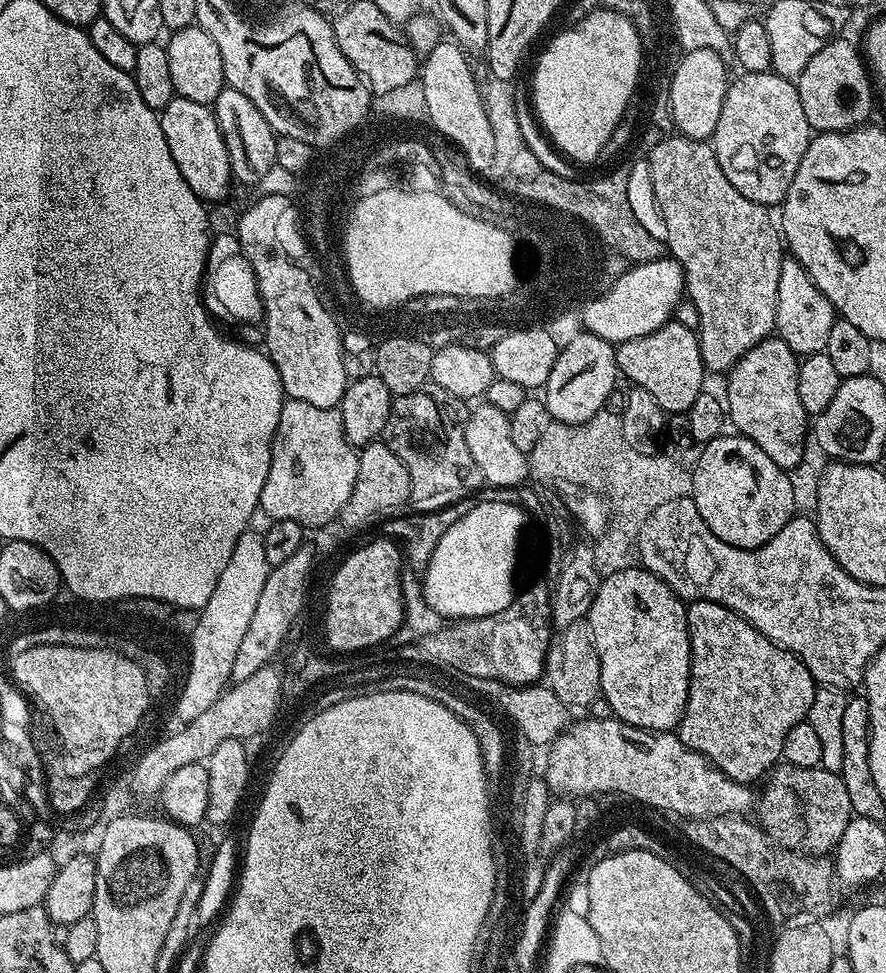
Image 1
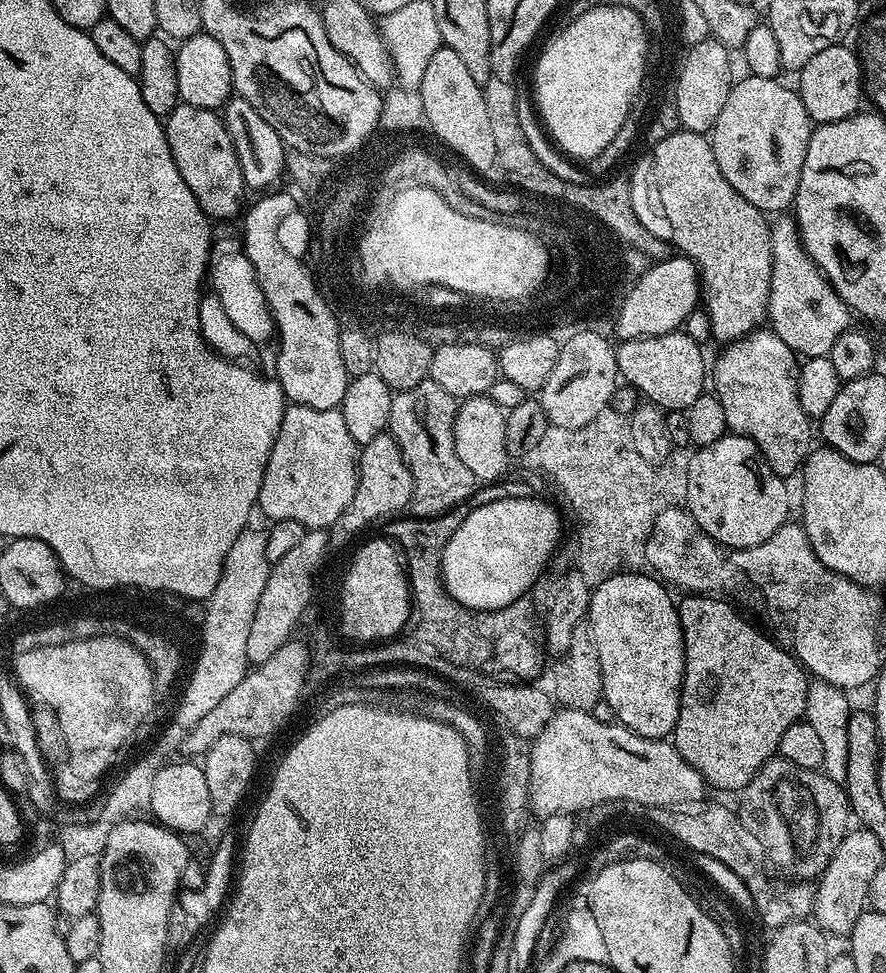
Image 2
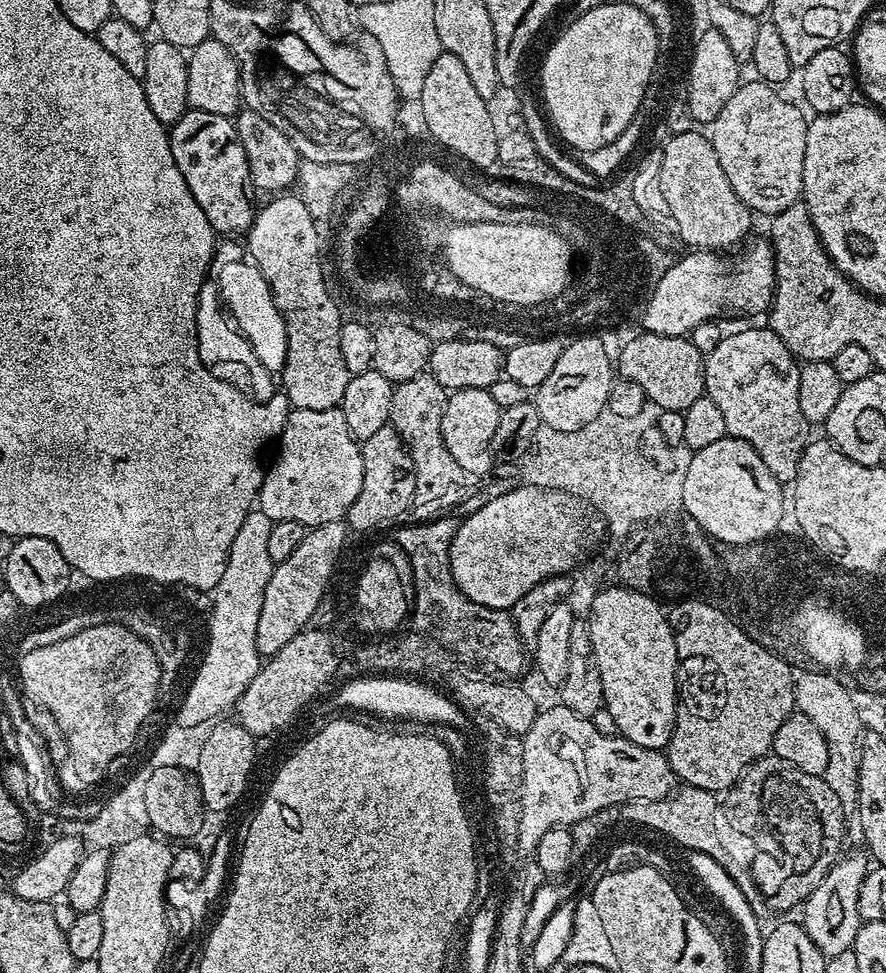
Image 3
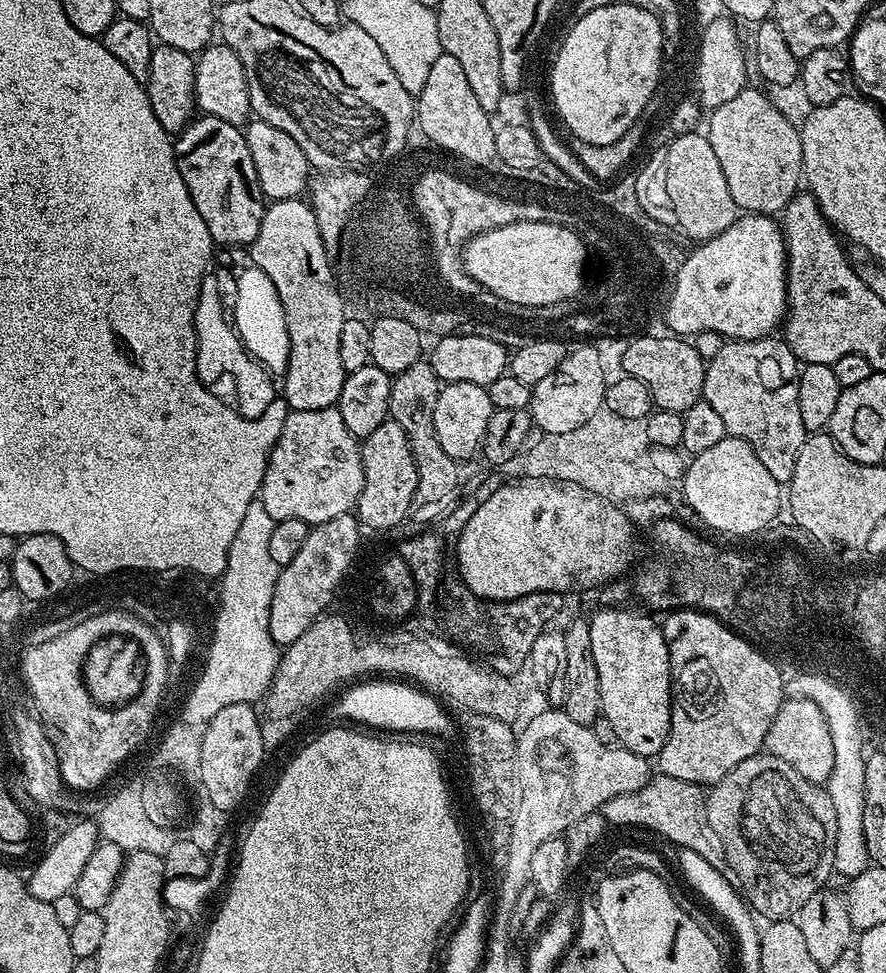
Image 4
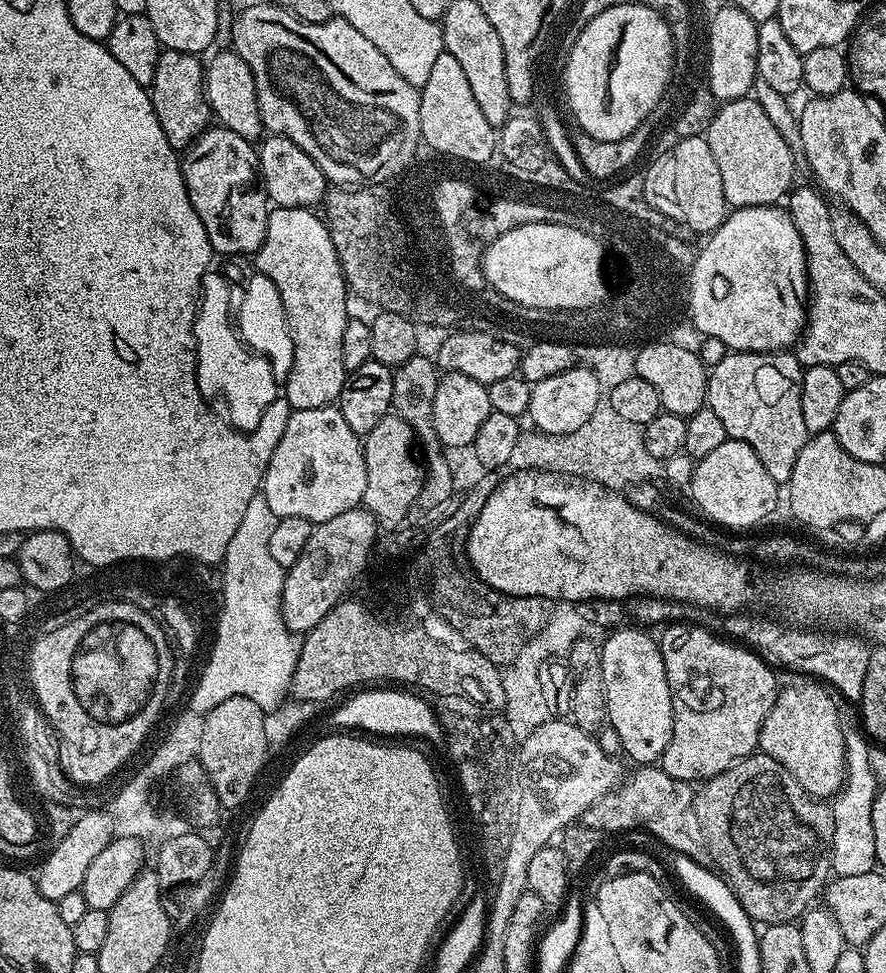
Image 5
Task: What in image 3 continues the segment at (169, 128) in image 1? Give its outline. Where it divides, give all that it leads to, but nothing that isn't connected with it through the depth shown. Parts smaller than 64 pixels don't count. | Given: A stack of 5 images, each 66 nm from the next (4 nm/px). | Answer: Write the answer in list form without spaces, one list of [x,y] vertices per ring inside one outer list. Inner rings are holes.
[[[193,108],[171,125],[168,141],[170,154],[174,154],[174,162],[178,170],[182,170],[182,178],[186,178],[190,194],[194,194],[194,202],[202,206],[202,214],[206,214],[212,231],[221,237],[247,233],[258,208],[252,205],[254,189],[250,166],[235,123],[222,114],[206,114],[206,110]]]

